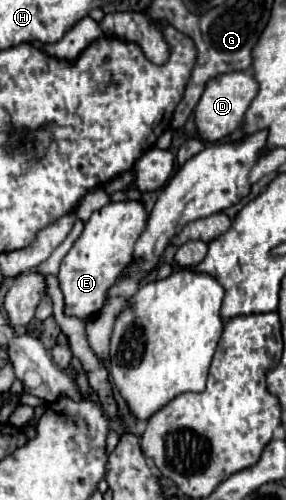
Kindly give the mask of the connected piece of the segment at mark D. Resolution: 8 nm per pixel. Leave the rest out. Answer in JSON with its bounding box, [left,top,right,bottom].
[194,72,258,142]

